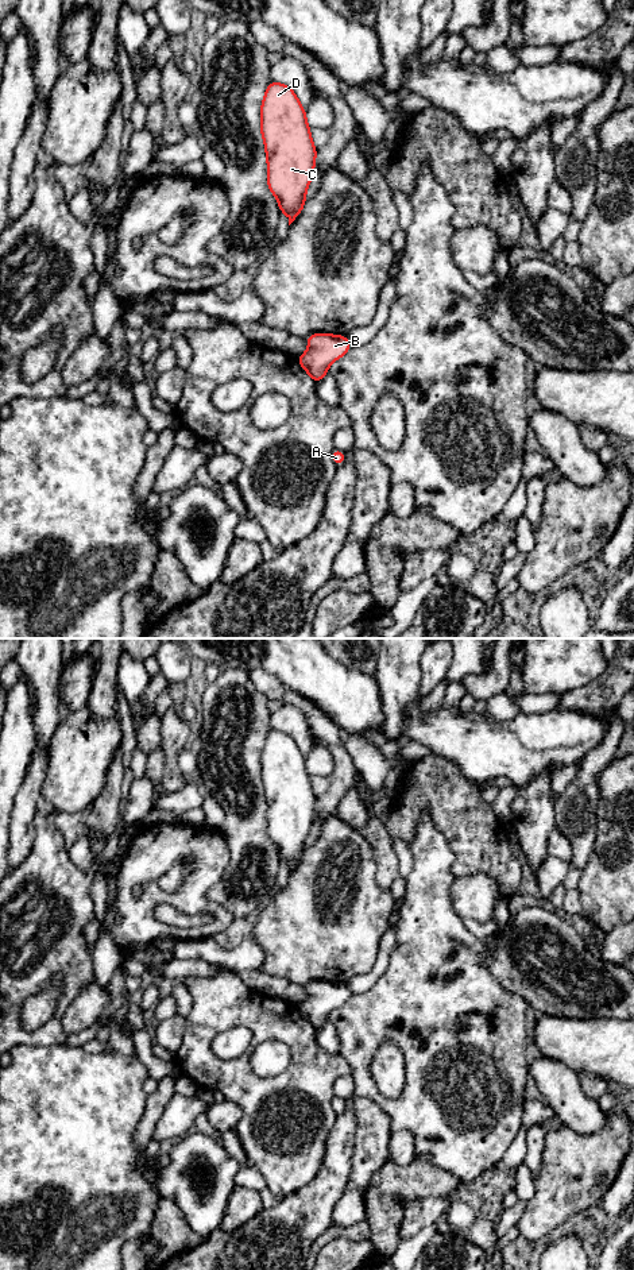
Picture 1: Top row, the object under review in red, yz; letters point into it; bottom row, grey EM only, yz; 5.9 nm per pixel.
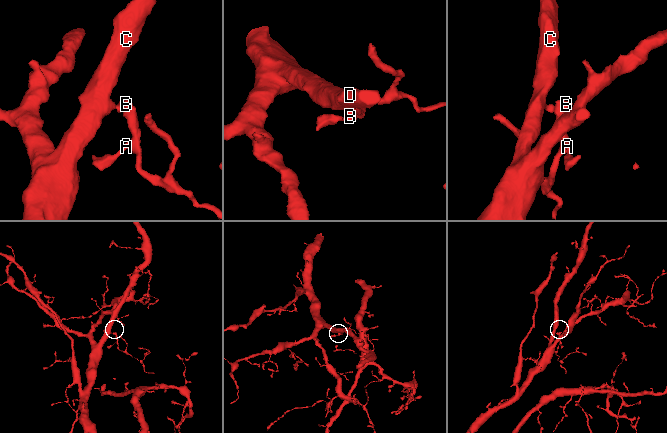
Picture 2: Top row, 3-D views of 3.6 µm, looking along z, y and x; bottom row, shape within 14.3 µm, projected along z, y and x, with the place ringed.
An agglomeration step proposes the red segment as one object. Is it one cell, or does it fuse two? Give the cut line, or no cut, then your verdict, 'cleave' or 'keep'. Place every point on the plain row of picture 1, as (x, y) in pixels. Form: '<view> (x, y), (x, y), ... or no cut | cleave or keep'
yz (301, 1004), (298, 1008) | cleave

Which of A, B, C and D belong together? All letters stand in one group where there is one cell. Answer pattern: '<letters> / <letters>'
A B / C D

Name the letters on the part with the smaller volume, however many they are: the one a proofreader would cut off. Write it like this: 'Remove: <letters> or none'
Remove: A, B

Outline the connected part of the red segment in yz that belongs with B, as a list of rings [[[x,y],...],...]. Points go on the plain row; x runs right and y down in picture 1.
[[[312,981],[306,988],[309,996],[298,1010],[316,1032],[326,1023],[329,1014],[352,995],[348,985],[341,983]]]

